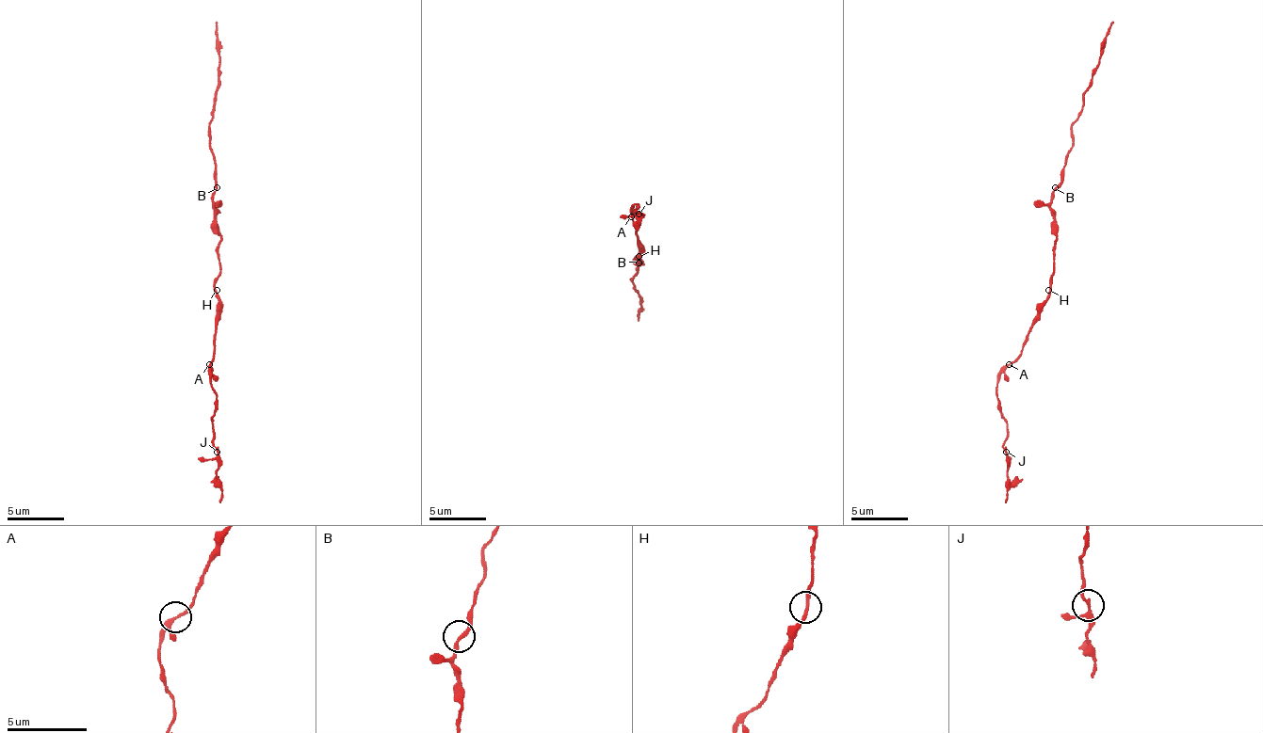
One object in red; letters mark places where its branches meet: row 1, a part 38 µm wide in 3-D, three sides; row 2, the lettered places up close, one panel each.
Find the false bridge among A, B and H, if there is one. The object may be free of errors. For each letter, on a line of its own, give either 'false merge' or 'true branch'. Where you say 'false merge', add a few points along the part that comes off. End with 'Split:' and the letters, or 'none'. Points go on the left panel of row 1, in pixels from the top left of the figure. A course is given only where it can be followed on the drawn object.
A: true branch
B: true branch
H: true branch
Split: none

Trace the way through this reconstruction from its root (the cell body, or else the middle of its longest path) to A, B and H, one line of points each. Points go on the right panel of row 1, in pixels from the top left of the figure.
A: (1055, 264), (1048, 295), (1031, 326), (1028, 341), (1009, 363)
B: (1055, 264), (1055, 211), (1051, 208), (1051, 190), (1055, 187)
H: (1055, 264), (1055, 276), (1048, 290)

